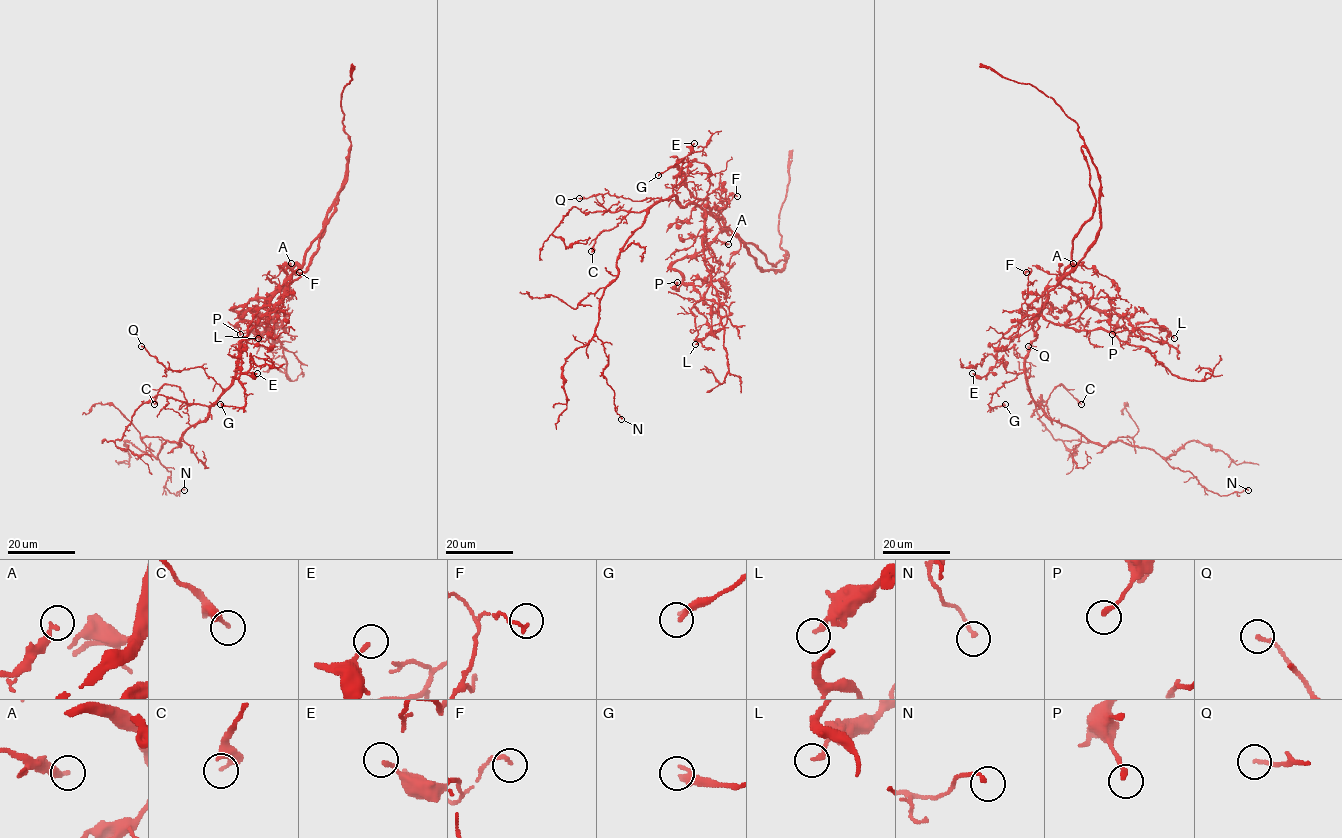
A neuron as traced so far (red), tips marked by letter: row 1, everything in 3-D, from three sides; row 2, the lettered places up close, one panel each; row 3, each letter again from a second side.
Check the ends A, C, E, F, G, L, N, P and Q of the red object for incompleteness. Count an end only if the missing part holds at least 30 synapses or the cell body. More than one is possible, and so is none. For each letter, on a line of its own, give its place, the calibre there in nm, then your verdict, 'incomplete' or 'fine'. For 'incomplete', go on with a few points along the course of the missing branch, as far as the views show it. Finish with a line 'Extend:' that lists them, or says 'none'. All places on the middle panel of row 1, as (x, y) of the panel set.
A: at (728, 244); 280 nm thick; fine
C: at (591, 251); 180 nm thick; fine
E: at (694, 143); 160 nm thick; fine
F: at (737, 196); 140 nm thick; fine
G: at (658, 175); 200 nm thick; fine
L: at (695, 344); 200 nm thick; fine
N: at (621, 419); 160 nm thick; fine
P: at (677, 282); 200 nm thick; fine
Q: at (579, 198); 150 nm thick; fine
Extend: none

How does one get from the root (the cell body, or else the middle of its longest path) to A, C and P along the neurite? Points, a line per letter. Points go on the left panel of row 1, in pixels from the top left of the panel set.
A: (251, 329), (263, 315), (268, 316), (269, 324), (283, 291), (270, 280), (291, 263)
C: (251, 329), (240, 346), (234, 382), (214, 402), (209, 405), (189, 405), (178, 386), (164, 384), (154, 404)
P: (251, 329), (263, 315), (269, 324), (282, 297), (279, 291), (265, 313), (244, 311), (240, 334)

